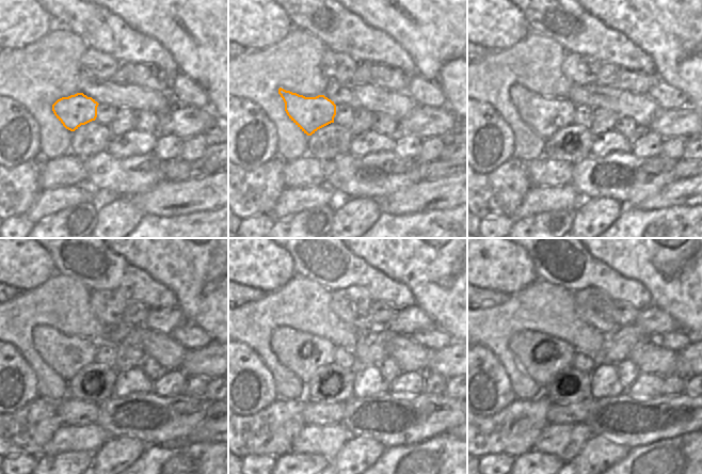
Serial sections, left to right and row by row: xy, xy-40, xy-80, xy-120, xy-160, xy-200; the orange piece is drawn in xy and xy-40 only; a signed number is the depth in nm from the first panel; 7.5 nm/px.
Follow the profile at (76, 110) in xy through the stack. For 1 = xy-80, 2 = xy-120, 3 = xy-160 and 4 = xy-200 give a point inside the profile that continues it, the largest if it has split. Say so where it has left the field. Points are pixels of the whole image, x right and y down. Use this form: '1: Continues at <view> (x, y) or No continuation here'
1: Continues at xy-80 (544, 115)
2: Continues at xy-120 (65, 354)
3: Continues at xy-160 (286, 343)
4: Continues at xy-200 (522, 344)

